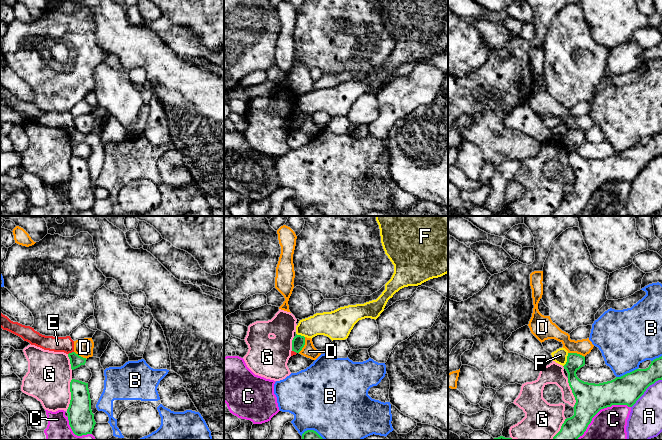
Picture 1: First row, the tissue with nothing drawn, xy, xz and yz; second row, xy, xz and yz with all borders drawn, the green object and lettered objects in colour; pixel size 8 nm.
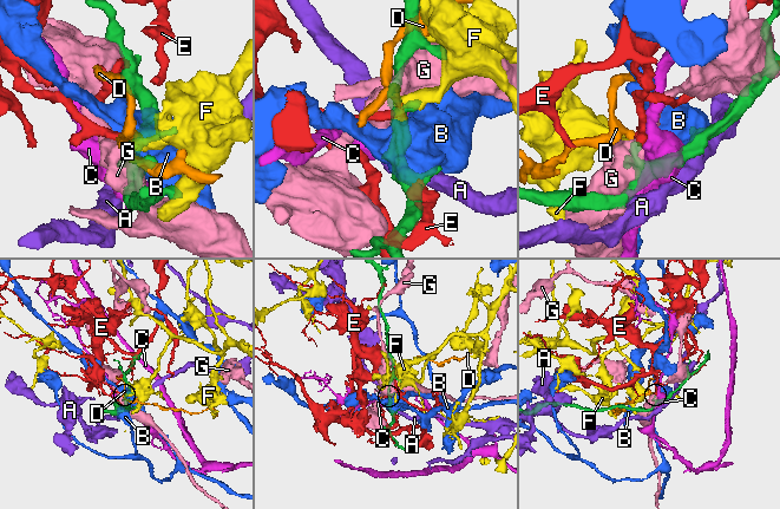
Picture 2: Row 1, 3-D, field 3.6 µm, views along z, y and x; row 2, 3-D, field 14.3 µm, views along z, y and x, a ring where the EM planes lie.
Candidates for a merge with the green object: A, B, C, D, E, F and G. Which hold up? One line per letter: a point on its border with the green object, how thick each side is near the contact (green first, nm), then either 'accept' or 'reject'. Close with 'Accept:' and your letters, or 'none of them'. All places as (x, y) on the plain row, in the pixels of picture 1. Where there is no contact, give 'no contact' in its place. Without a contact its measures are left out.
A: yz (645, 166) | 240/280 nm | reject
B: yz (627, 149) | 240/420 nm | reject
C: yz (600, 185) | 240/360 nm | reject
D: yz (576, 129) | 130/130 nm | reject
E: xy (70, 129) | 100/130 nm | reject
F: yz (567, 136) | 130/110 nm | reject
G: xy (71, 171) | 200/360 nm | reject
Accept: none of them

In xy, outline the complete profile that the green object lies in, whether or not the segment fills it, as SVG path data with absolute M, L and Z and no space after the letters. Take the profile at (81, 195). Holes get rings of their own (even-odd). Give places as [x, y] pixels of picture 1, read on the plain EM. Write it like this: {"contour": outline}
{"contour": "M72 155L70 168L71 176L67 189L73 209L77 212L92 210L96 198L91 186L88 159Z"}

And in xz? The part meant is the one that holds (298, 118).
{"contour": "M297 111L292 116L292 127L299 129L305 121L305 113Z"}

